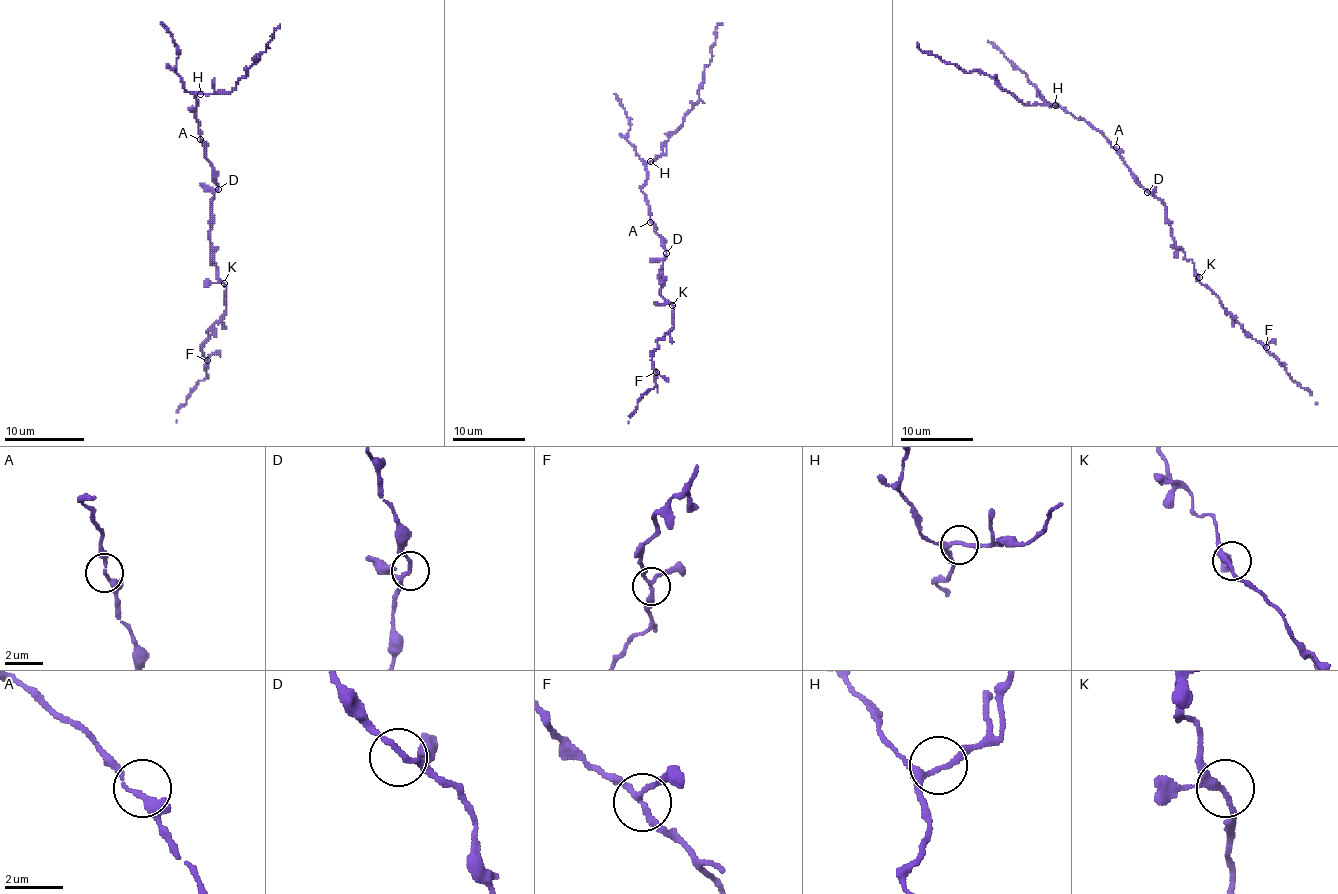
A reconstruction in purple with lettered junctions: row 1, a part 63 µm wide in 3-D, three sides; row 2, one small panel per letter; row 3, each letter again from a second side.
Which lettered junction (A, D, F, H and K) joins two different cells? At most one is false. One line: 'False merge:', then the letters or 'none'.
False merge: none

